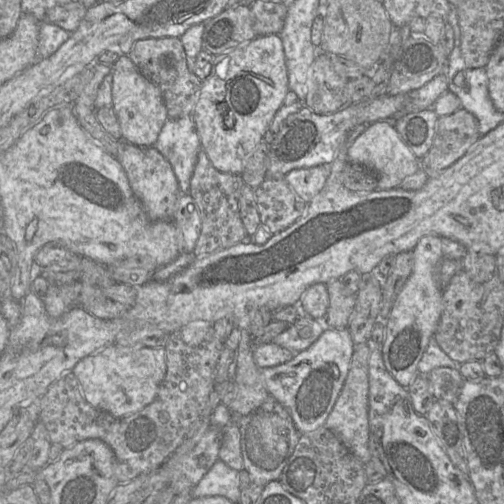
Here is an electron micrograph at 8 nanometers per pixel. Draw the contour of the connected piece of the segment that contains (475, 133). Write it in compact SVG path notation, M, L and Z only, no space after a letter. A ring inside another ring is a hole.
M460 108L450 115L440 116L436 122L433 144L420 160L420 167L429 178L435 177L463 157L480 137L479 122L469 111Z

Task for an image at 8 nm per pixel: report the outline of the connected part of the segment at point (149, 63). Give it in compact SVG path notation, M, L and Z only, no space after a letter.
M178 37L138 40L133 44L128 57L139 72L160 89L168 119L192 116L200 95L201 80L188 69L185 51Z

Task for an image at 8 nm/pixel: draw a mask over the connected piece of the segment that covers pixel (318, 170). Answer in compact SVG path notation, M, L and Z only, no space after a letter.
M328 166L293 169L285 175L285 179L294 192L308 204L324 188L329 176Z

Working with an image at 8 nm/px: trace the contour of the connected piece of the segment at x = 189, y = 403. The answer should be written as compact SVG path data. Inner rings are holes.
M192 321L172 332L164 347L166 374L155 398L142 410L124 417L114 417L92 407L85 400L76 376L72 372L66 372L54 381L41 397L39 421L44 424L51 444L58 444L63 449L86 439L100 439L105 442L114 454L114 474L117 481L120 484L129 482L143 473L160 467L181 444L191 425L206 406L208 396L215 384L214 368L223 346L224 342L217 336L213 323L208 321Z

